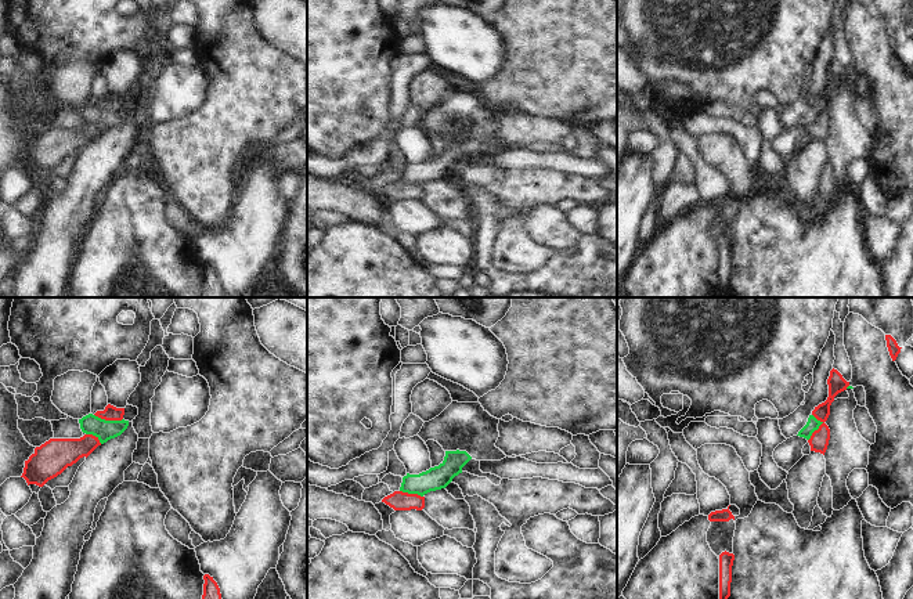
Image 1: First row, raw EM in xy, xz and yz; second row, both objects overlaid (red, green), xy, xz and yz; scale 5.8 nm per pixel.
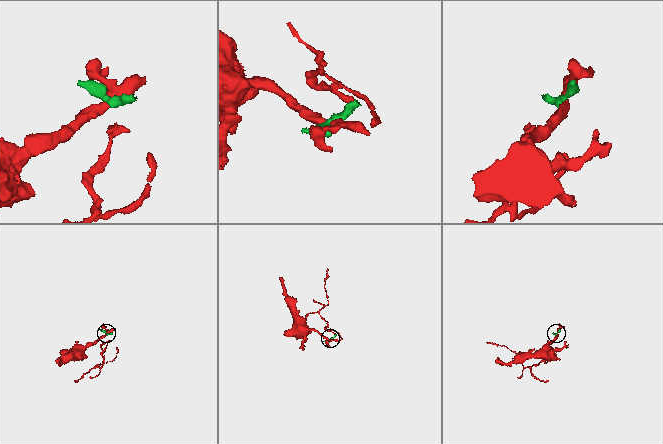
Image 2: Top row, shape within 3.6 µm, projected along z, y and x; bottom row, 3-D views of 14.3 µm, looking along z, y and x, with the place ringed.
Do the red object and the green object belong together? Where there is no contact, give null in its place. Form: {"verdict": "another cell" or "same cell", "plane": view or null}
{"verdict": "another cell", "plane": "yz"}

